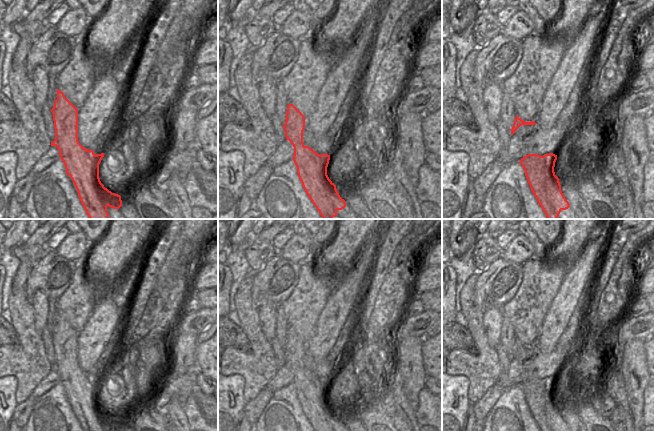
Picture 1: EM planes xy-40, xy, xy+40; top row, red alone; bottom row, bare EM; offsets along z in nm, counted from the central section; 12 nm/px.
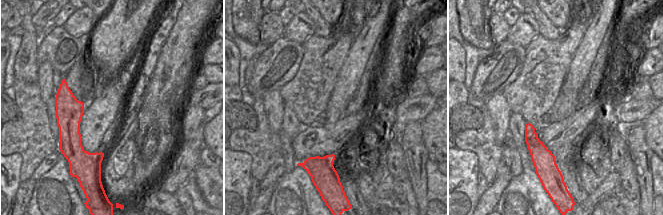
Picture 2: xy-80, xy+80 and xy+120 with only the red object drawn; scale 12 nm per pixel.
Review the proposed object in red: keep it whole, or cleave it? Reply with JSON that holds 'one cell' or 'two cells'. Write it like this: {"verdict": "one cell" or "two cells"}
{"verdict": "two cells"}

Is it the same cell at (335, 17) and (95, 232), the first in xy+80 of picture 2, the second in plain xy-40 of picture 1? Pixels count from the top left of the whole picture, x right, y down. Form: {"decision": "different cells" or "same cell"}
{"decision": "same cell"}

